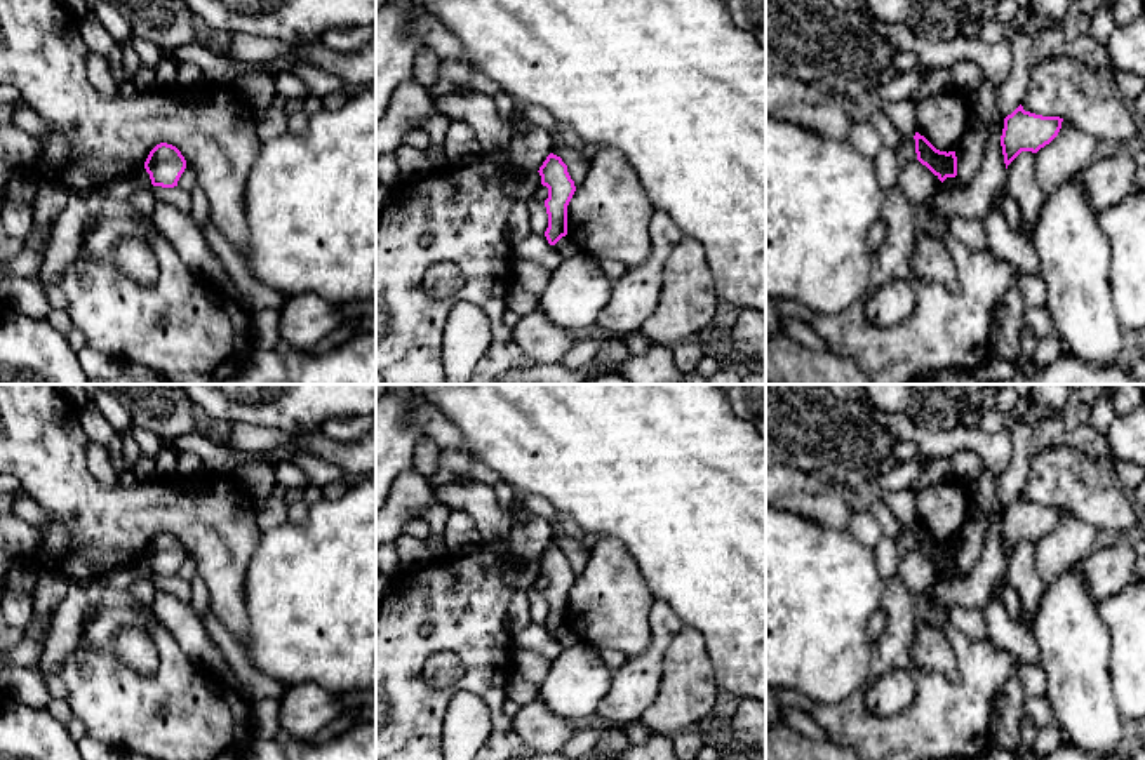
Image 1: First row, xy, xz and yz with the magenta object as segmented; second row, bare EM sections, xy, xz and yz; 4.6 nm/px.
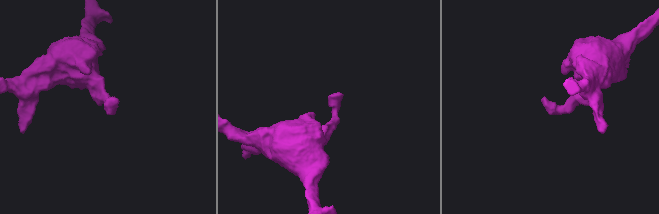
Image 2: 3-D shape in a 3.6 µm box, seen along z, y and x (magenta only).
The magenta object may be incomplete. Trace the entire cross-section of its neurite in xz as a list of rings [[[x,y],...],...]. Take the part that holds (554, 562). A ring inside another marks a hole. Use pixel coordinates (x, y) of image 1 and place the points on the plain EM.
[[[553,543],[546,546],[538,562],[541,565],[541,574],[548,577],[548,588],[545,590],[548,617],[545,626],[550,635],[555,635],[567,624],[567,595],[576,576],[567,562],[567,555]]]

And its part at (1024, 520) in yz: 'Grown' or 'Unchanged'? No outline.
Unchanged

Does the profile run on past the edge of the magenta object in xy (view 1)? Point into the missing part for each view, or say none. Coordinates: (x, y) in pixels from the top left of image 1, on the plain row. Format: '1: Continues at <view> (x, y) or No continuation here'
1: No continuation here

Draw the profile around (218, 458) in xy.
[[[195,431],[177,435],[167,445],[177,454],[195,452],[204,461],[205,475],[223,473],[233,477],[247,456],[247,452],[235,450],[226,443],[214,443]]]

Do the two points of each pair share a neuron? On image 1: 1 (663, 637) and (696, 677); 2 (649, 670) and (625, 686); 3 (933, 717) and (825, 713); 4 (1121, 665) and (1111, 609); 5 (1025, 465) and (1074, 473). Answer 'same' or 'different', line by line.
1: different
2: same
3: same
4: same
5: different

